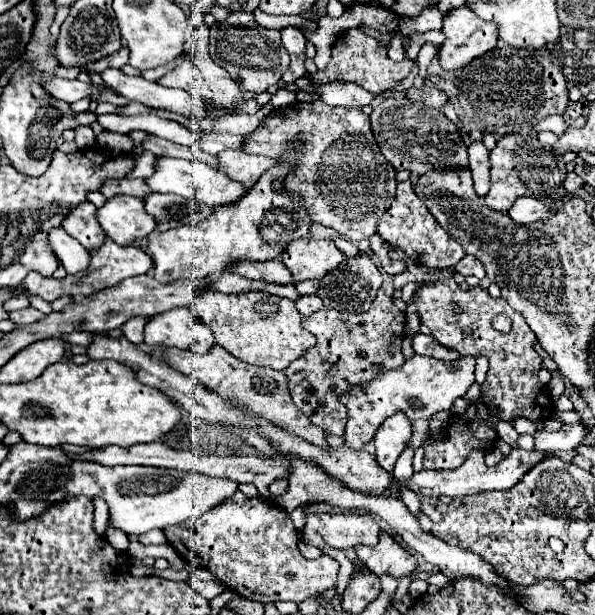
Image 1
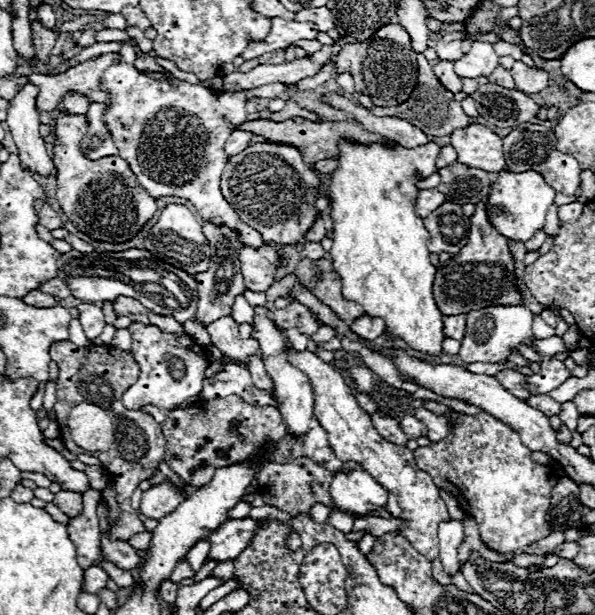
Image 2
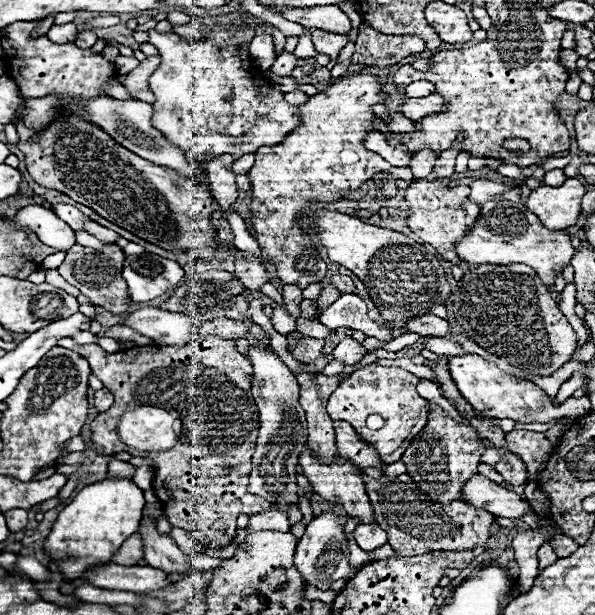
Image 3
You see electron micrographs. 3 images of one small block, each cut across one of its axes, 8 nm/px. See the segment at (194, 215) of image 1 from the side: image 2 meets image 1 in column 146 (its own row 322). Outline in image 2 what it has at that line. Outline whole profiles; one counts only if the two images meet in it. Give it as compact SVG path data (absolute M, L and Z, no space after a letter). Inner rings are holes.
M212 222L204 224L204 234L208 238L208 244L212 248L212 262L210 268L206 272L200 272L194 276L194 280L198 282L198 312L196 312L196 322L200 322L202 326L208 326L210 322L222 318L222 316L230 316L232 314L232 304L234 298L238 294L244 292L244 280L240 274L240 260L238 260L238 250L242 248L238 234L234 234L228 228L218 228Z

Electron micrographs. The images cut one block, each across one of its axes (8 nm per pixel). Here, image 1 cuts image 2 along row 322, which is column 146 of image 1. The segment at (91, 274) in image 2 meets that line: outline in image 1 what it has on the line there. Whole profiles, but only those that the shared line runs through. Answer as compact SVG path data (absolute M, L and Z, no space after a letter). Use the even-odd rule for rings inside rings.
M158 158L156 172L152 178L146 180L152 192L172 192L178 196L184 196L188 200L204 202L206 206L226 206L238 202L244 194L246 188L240 182L230 180L224 172L212 170L210 166L202 162L192 162L192 160L178 160L178 158Z

